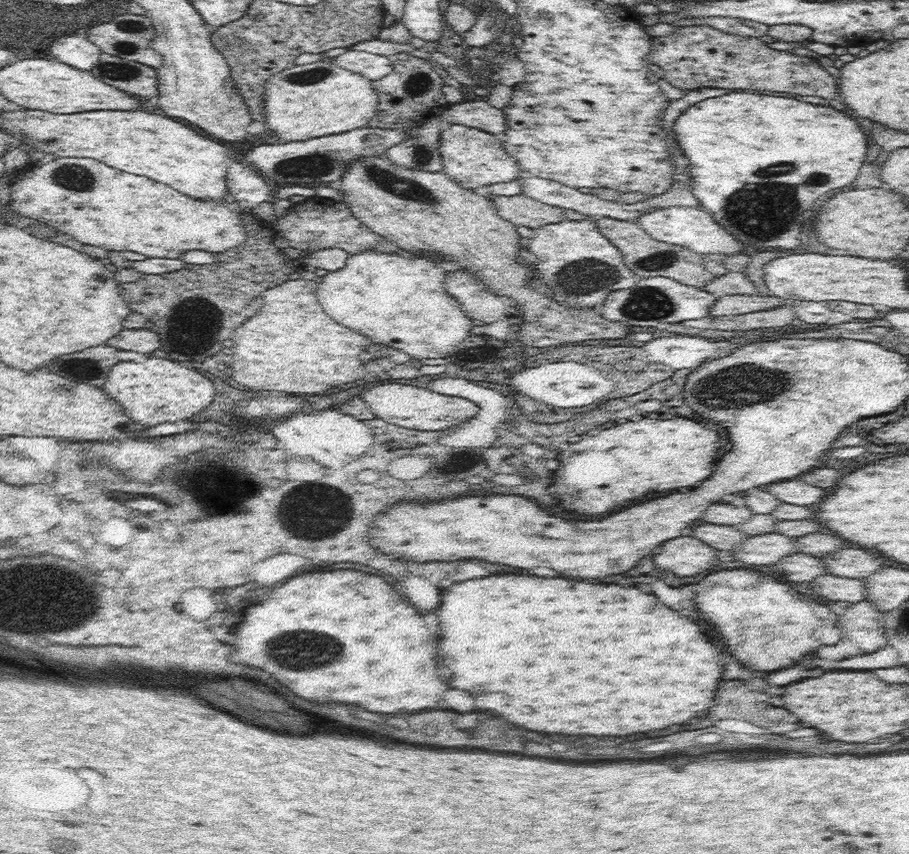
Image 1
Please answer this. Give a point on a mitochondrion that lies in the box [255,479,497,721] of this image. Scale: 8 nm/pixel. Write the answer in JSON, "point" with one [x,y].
{"point":[299,654]}

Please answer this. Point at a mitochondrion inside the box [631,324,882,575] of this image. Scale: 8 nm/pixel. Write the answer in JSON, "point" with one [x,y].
{"point":[729,389]}

